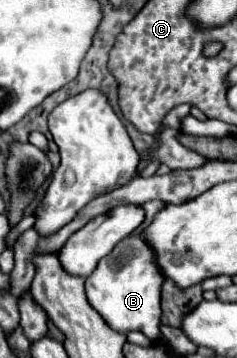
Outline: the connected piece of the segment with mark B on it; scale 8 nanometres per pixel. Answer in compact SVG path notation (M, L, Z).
M142 235L122 239L108 257L100 259L94 273L86 279L86 295L90 305L106 319L106 323L120 331L142 331L150 341L164 341L160 333L160 289L164 275L156 263L152 247Z

